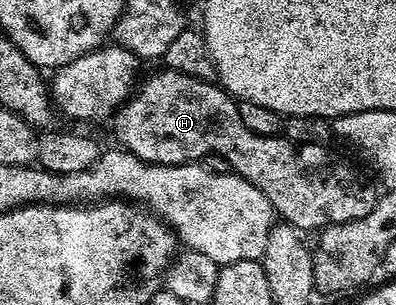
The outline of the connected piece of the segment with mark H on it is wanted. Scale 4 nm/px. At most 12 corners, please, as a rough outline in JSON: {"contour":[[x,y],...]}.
{"contour":[[166,67],[112,114],[152,165],[213,153],[300,231],[379,196],[328,144],[259,135],[220,84]]}

